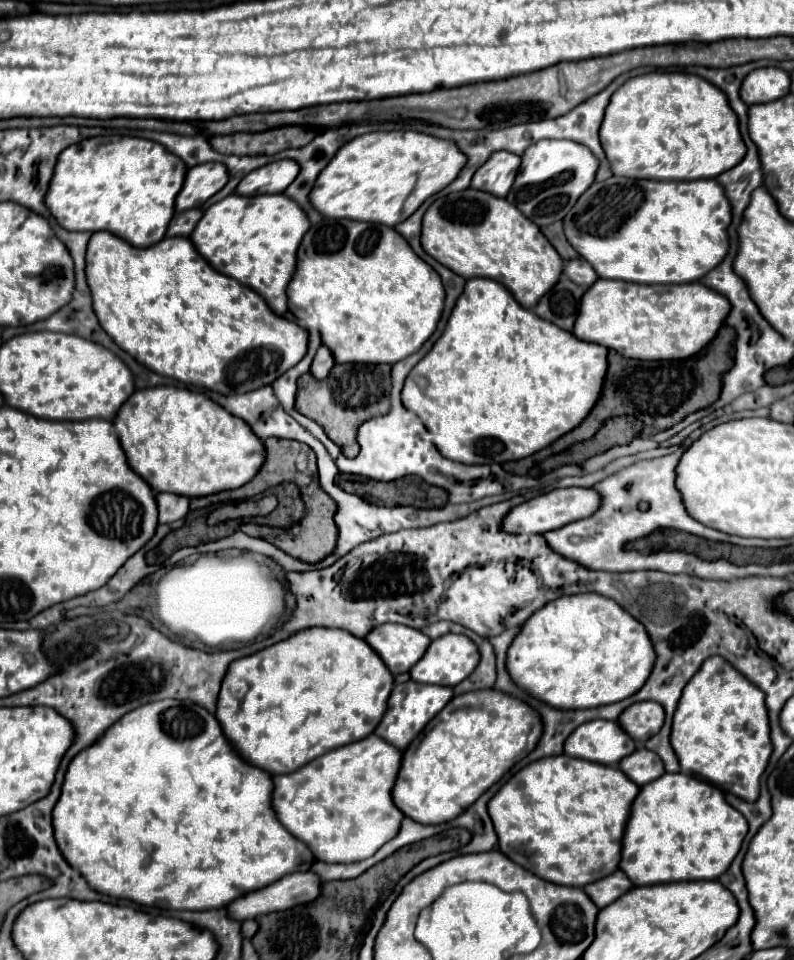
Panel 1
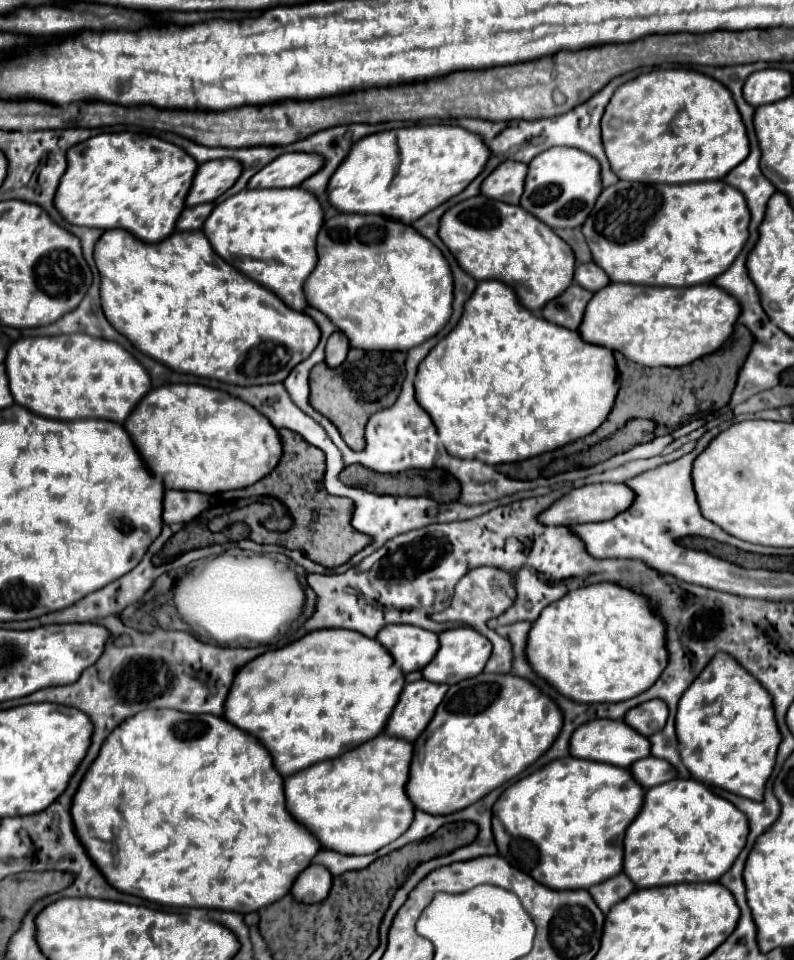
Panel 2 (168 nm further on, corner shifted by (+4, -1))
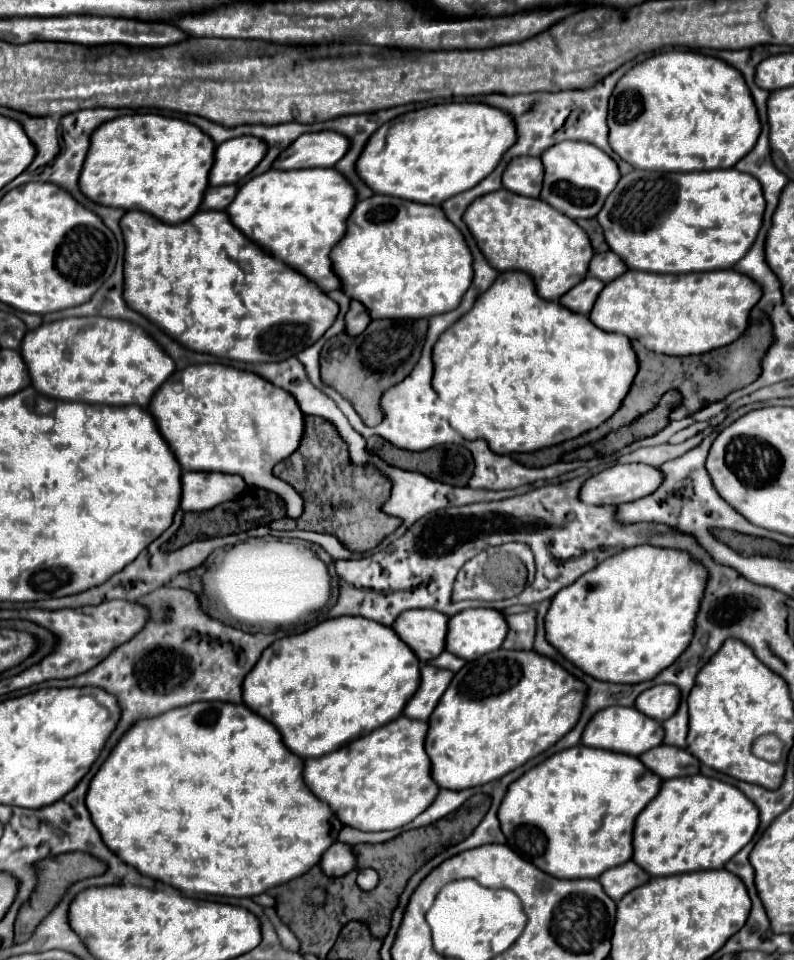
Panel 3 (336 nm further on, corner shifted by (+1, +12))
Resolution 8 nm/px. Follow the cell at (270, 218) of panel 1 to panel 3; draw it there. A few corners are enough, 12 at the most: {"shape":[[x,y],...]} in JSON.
{"shape":[[271,169],[225,213],[327,293],[355,191],[335,169]]}

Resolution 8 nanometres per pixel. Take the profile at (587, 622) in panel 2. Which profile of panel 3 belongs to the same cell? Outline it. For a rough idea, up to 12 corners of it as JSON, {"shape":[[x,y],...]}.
{"shape":[[621,551],[551,601],[545,633],[607,683],[689,645],[705,569]]}

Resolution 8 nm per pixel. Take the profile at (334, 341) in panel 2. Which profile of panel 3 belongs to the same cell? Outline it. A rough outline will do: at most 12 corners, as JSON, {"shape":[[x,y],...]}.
{"shape":[[351,301],[345,333],[357,335],[369,325],[367,309]]}

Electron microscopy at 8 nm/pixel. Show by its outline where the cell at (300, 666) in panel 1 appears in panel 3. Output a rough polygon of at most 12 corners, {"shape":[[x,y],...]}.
{"shape":[[391,627],[275,641],[243,703],[301,759],[387,725],[419,687]]}

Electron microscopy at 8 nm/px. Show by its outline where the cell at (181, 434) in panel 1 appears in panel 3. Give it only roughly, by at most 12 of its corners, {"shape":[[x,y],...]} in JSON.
{"shape":[[229,365],[173,373],[147,407],[185,471],[271,469],[303,433],[289,393]]}

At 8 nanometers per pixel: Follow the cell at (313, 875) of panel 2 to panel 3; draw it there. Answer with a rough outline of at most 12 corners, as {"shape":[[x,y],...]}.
{"shape":[[333,843],[319,861],[329,877],[355,867],[349,845]]}

